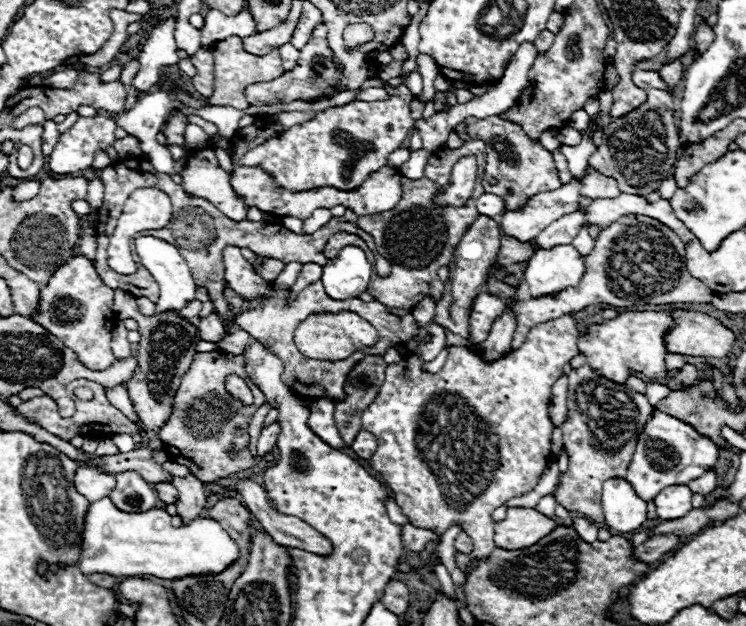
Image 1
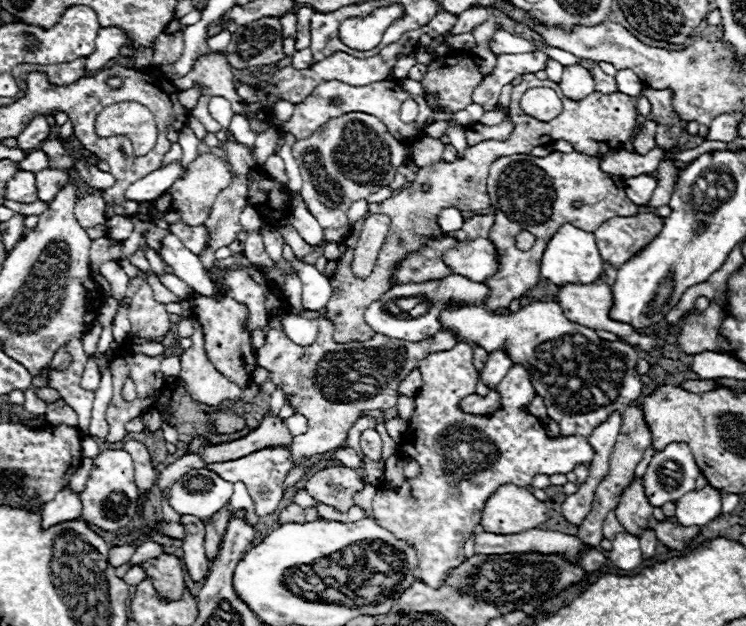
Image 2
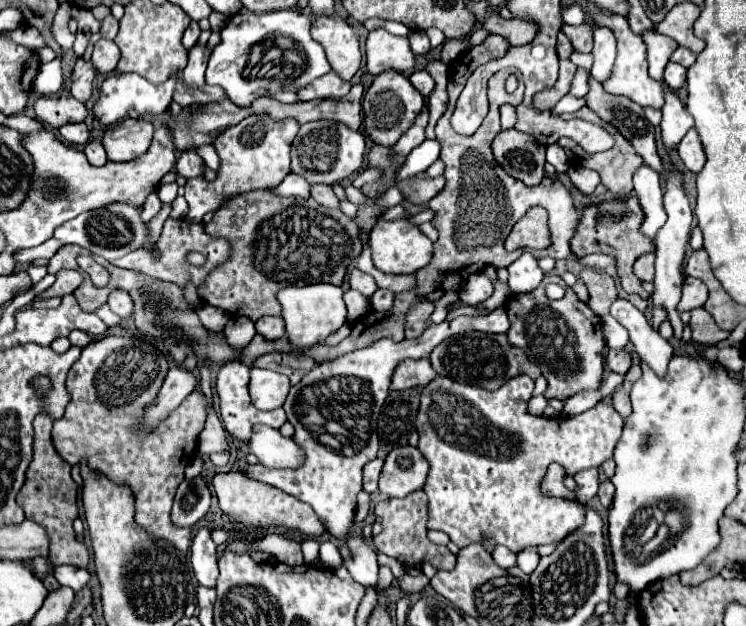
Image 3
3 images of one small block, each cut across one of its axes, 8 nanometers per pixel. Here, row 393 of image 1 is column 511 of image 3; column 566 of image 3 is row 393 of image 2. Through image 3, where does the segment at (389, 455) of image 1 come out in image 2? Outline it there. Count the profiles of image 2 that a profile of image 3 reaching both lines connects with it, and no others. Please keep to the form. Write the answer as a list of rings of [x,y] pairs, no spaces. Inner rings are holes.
[[[458,342],[452,350],[446,352],[434,352],[426,356],[420,364],[418,370],[422,374],[422,386],[414,398],[416,408],[408,426],[406,440],[410,444],[400,444],[398,450],[420,464],[420,476],[414,480],[406,480],[398,492],[390,494],[376,494],[372,502],[372,514],[374,520],[392,530],[396,538],[402,538],[410,544],[414,544],[420,560],[420,580],[426,582],[428,586],[440,588],[444,580],[448,578],[450,570],[462,564],[464,560],[464,542],[472,536],[472,530],[476,524],[480,524],[482,518],[482,508],[484,502],[490,498],[490,494],[496,492],[498,486],[502,484],[516,484],[522,488],[528,488],[532,484],[532,478],[536,474],[568,474],[574,470],[576,464],[584,464],[590,468],[592,458],[594,458],[594,448],[590,446],[586,436],[564,436],[564,438],[548,438],[542,422],[526,412],[526,404],[536,396],[530,376],[526,368],[520,364],[512,366],[504,380],[498,384],[500,392],[500,410],[490,414],[490,416],[470,416],[464,414],[458,408],[458,402],[474,394],[476,390],[476,370],[472,366],[472,348],[466,342]]]

